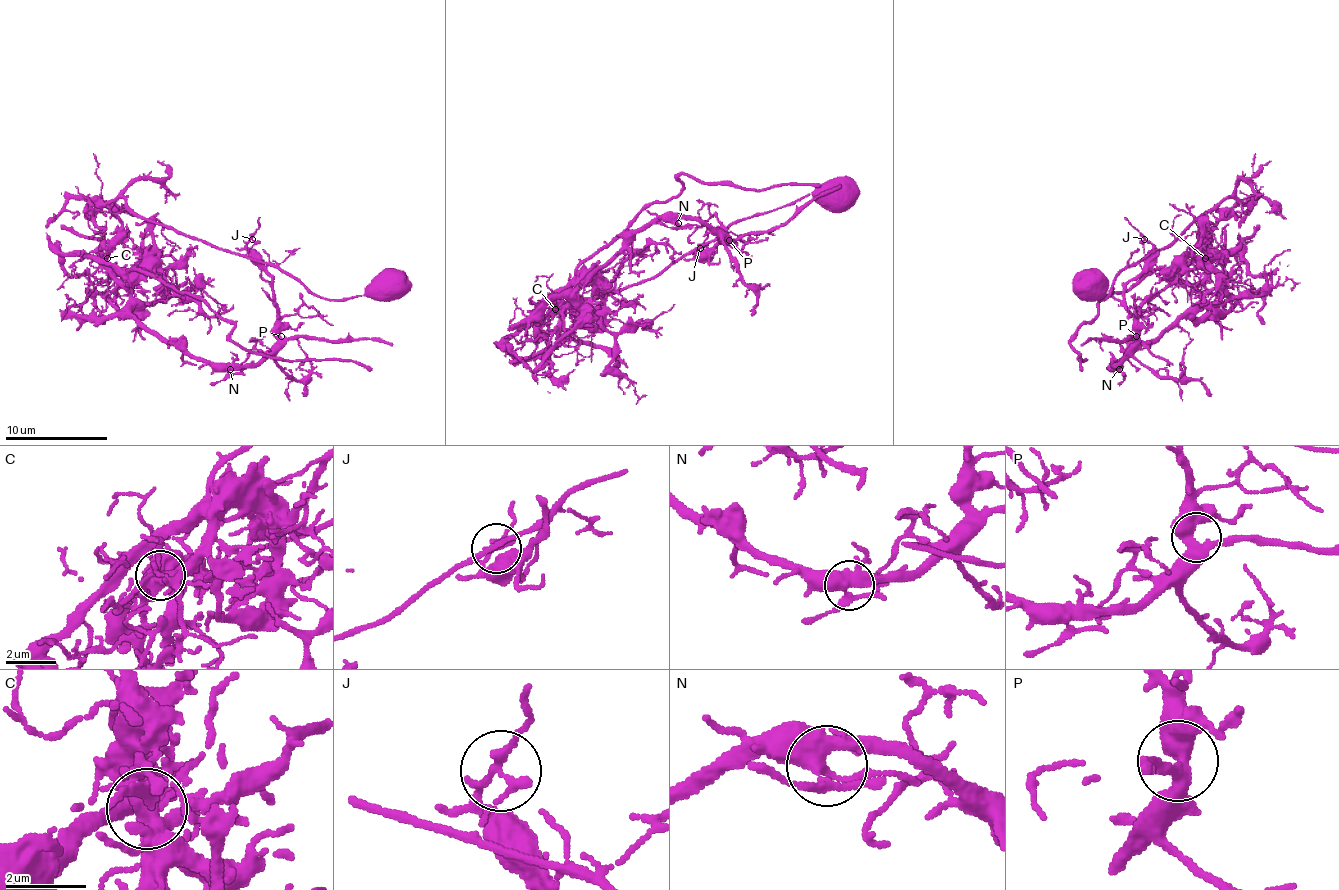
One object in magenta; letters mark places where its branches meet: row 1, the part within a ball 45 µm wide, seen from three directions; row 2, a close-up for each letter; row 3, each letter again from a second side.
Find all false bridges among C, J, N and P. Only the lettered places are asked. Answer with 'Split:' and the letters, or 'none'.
Split: C, J

